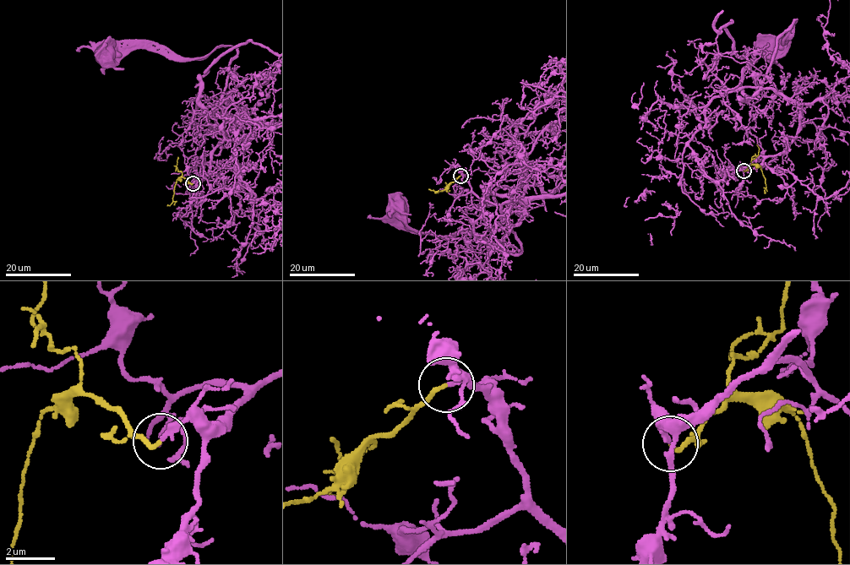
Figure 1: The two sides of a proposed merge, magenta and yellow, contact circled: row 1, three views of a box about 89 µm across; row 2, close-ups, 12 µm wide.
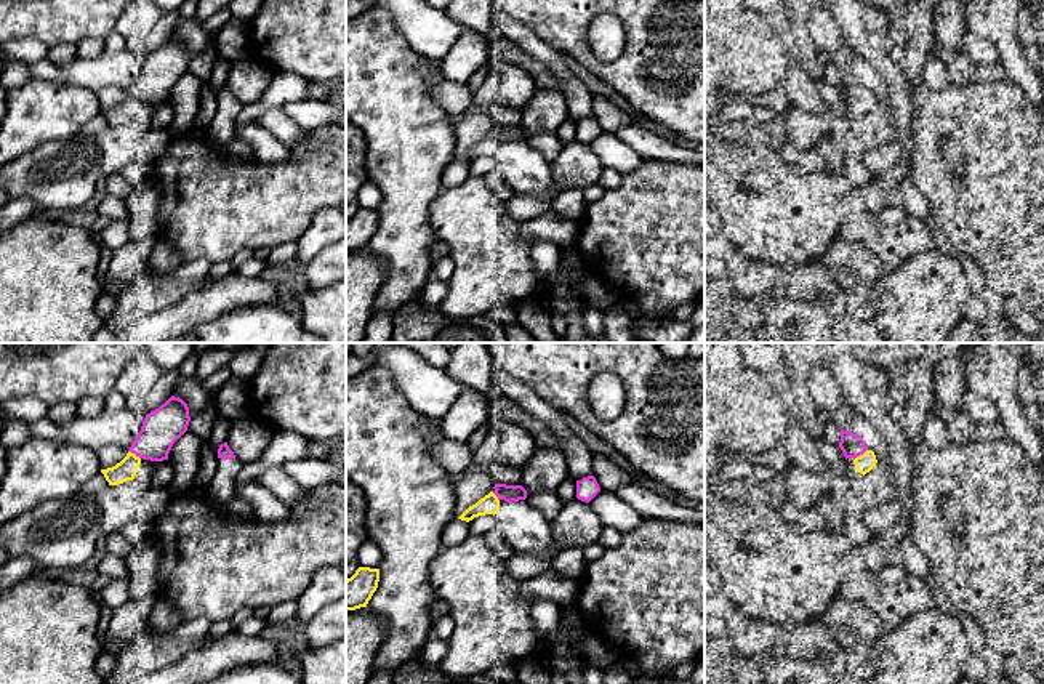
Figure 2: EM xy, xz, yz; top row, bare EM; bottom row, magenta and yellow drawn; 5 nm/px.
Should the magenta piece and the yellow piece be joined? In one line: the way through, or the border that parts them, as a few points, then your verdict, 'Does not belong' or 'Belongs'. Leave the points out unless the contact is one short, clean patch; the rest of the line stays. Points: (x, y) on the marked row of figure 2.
Belongs

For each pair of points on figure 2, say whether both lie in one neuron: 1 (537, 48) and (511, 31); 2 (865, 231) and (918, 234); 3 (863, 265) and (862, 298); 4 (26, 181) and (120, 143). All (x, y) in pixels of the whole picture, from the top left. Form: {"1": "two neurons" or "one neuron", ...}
{"1": "one neuron", "2": "one neuron", "3": "two neurons", "4": "one neuron"}

